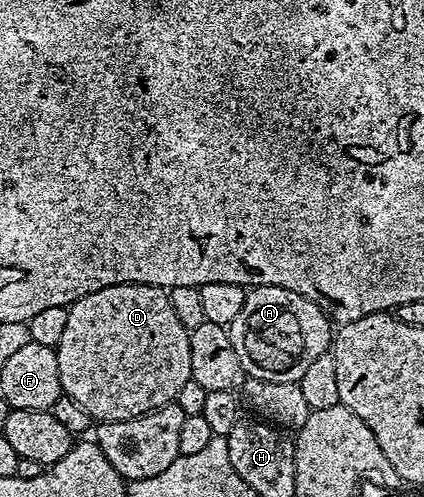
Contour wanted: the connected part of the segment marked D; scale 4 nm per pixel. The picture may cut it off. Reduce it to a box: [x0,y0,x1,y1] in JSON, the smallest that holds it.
[56,283,191,422]

